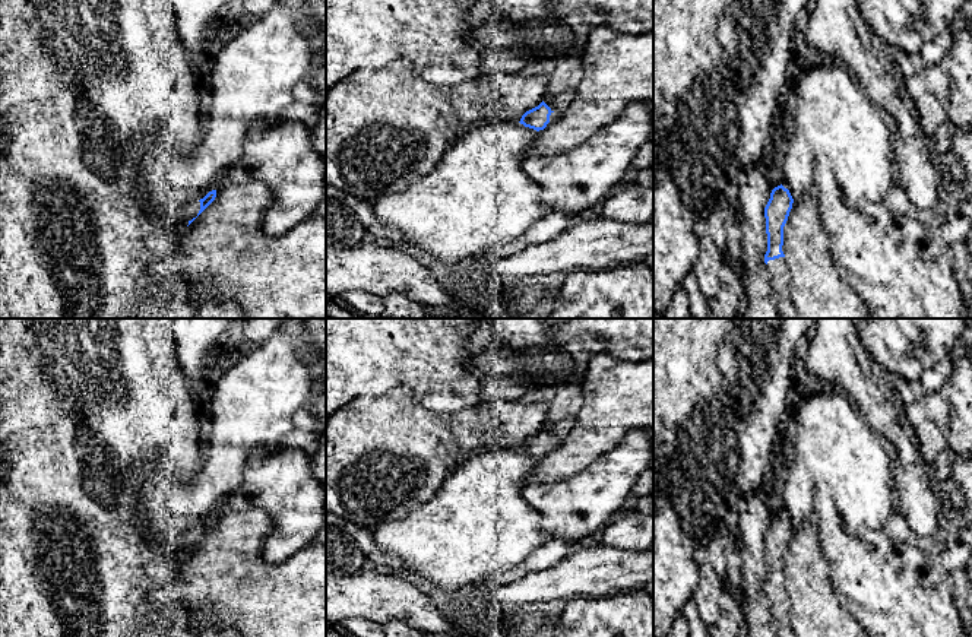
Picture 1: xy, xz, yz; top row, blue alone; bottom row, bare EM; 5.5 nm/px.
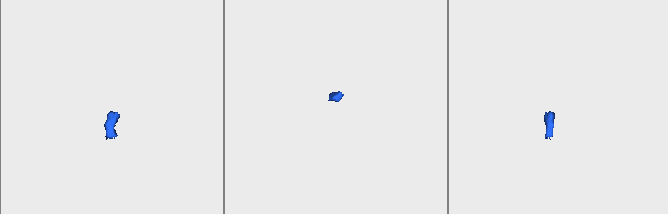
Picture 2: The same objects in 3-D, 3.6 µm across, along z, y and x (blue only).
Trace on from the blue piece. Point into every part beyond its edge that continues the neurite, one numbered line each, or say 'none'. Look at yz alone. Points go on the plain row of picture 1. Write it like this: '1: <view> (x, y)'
1: yz (781, 605)

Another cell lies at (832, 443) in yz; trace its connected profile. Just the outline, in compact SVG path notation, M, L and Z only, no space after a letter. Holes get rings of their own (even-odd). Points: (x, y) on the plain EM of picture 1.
M816 383L798 387L789 409L794 415L789 432L792 456L778 489L781 511L794 527L816 522L814 491L823 482L849 533L883 530L890 516L897 513L899 500L892 446L870 427L843 393L830 387Z

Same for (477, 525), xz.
M520 450L472 456L449 475L431 500L403 519L376 526L376 545L383 554L400 558L405 570L449 592L488 581L497 573L516 568L531 552L550 542L541 529L541 516L522 497L536 460Z

